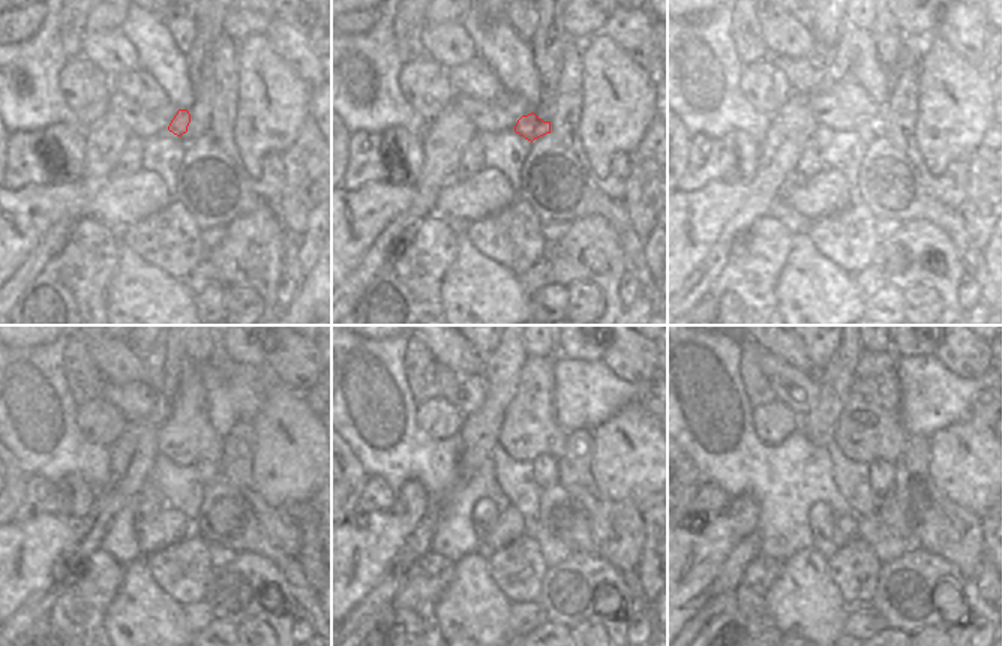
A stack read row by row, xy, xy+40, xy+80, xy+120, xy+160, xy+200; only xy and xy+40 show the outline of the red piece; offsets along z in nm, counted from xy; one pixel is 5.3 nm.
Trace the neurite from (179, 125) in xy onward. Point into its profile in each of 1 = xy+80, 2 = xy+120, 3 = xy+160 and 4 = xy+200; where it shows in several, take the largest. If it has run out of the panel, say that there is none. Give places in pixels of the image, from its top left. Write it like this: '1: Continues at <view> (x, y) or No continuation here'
1: Continues at xy+80 (869, 129)
2: Continues at xy+120 (207, 471)
3: Continues at xy+160 (545, 469)
4: Continues at xy+200 (881, 472)

